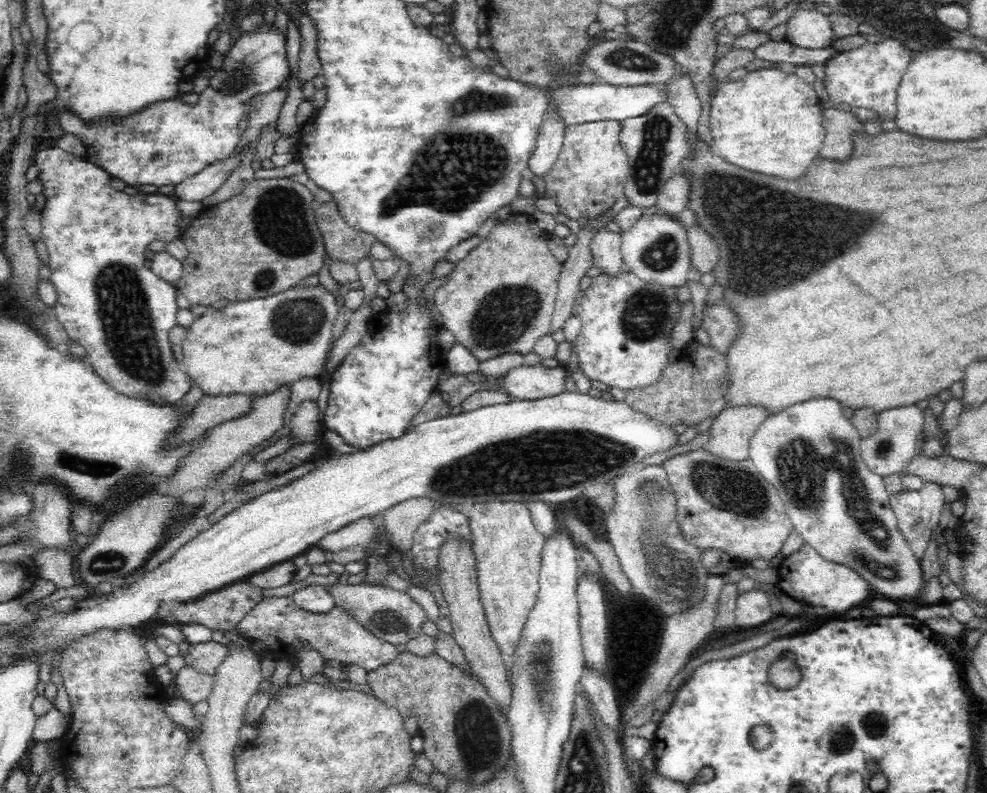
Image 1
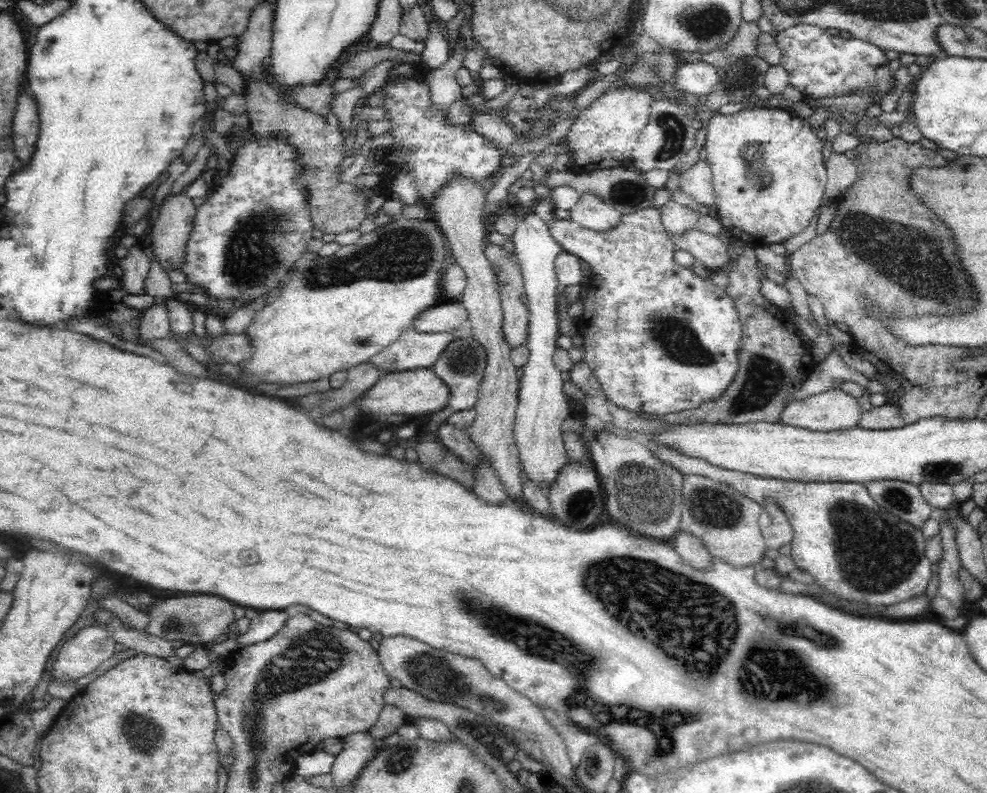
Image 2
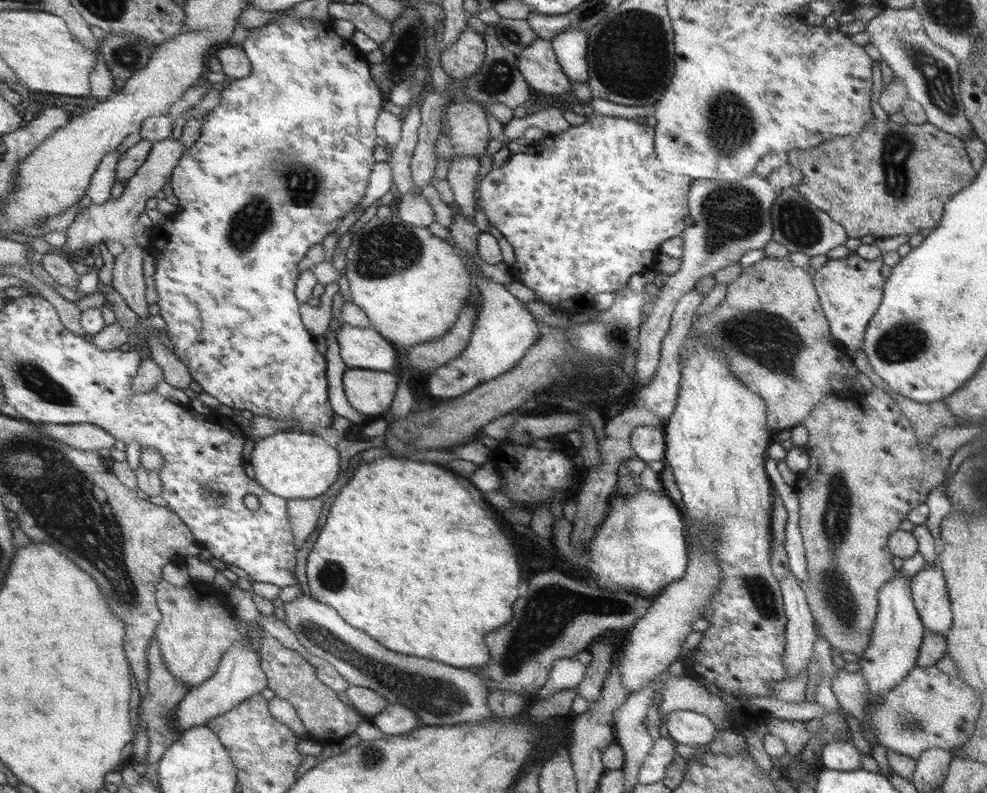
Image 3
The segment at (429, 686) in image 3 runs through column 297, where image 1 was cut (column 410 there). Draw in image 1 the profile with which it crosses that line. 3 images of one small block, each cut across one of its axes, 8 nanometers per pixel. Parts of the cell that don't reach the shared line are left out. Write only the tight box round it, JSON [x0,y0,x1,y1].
[326,582,429,646]

